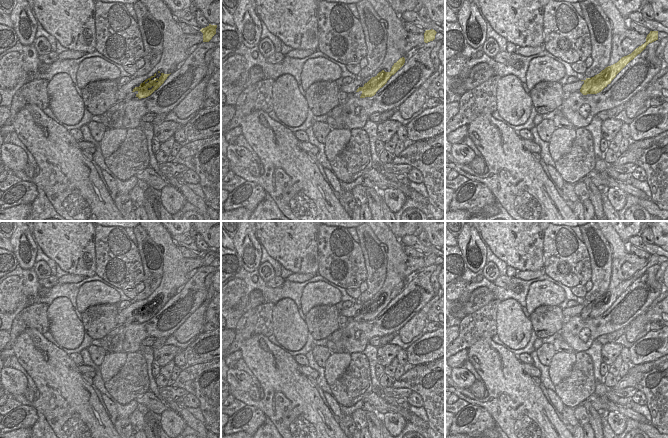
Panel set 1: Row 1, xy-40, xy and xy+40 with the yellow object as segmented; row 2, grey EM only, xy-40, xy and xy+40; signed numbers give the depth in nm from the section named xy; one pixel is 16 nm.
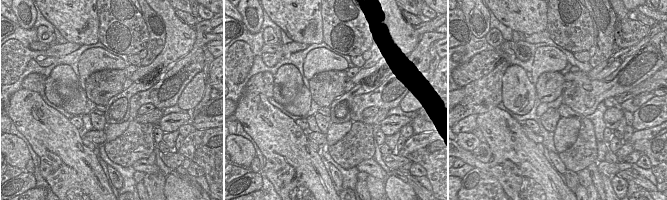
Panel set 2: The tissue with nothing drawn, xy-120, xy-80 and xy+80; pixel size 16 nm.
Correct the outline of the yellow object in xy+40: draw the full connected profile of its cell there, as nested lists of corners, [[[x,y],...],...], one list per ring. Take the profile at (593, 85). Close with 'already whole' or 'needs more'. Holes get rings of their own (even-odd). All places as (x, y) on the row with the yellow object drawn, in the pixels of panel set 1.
[[[650,31],[646,37],[646,42],[636,48],[631,54],[622,57],[617,63],[606,67],[594,77],[581,80],[584,84],[582,85],[580,92],[583,95],[601,92],[631,60],[640,54],[649,43],[656,40],[658,40],[658,31]]]; already whole

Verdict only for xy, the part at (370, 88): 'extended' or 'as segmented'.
extended

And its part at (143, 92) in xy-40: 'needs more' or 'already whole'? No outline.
needs more

